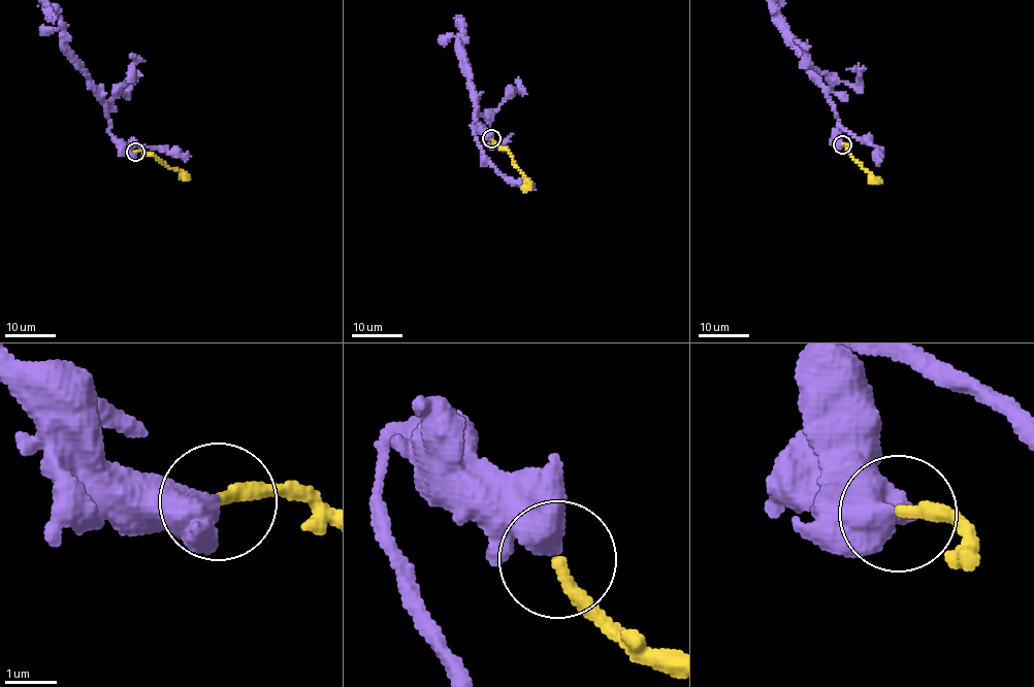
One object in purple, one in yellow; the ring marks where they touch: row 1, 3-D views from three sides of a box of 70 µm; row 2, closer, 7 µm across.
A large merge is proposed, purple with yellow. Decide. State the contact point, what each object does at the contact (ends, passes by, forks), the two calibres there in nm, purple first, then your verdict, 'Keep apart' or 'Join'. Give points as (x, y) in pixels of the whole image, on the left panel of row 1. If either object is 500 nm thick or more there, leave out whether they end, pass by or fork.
Place: (135, 152). Thickness 600 nm (purple) against 260 nm. Join

